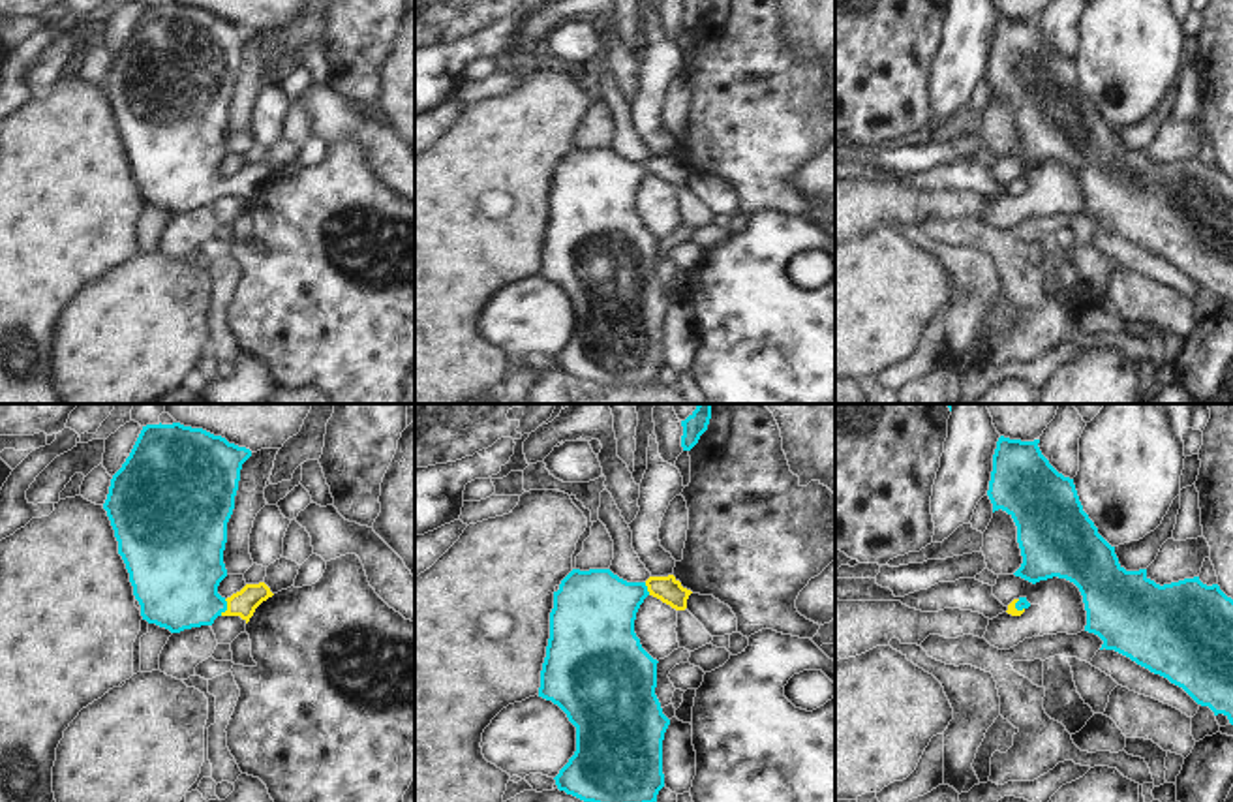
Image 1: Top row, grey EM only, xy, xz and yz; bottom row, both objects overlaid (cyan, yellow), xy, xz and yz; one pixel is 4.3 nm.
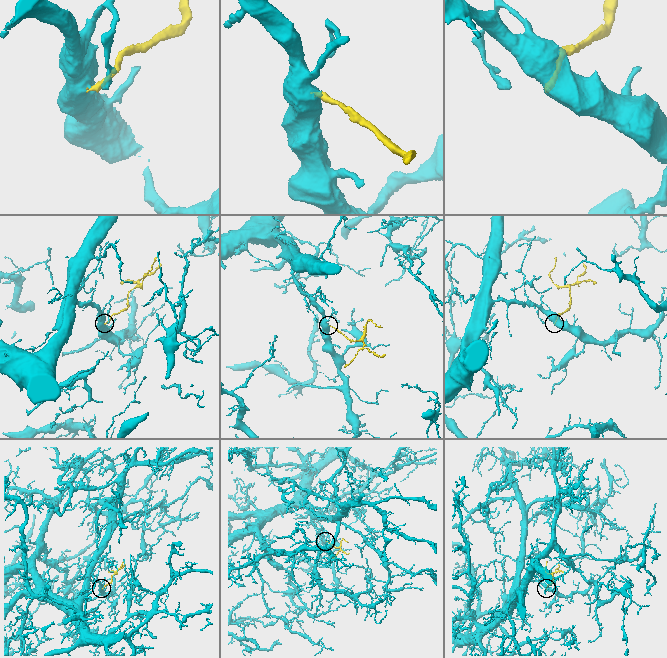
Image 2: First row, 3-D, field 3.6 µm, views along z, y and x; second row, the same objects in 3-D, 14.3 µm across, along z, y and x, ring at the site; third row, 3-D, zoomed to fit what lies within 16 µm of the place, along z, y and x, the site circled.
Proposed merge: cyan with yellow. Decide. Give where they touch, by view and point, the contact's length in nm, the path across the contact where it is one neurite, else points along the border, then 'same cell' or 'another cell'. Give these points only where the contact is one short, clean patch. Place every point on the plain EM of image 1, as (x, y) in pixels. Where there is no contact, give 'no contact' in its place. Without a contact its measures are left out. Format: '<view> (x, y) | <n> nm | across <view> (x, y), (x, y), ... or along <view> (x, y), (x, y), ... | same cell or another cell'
xy (226, 186) | 80 nm | across xy (175, 158), (201, 185), (226, 186), (243, 183) | same cell

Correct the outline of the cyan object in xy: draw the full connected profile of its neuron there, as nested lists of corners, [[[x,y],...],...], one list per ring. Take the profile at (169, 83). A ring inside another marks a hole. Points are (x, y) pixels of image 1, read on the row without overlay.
[[[160,2],[143,6],[129,36],[113,54],[103,88],[141,195],[148,203],[171,212],[212,205],[218,195],[240,195],[248,203],[255,188],[274,175],[265,162],[246,163],[227,178],[218,173],[227,156],[227,101],[235,88],[242,43],[250,36],[250,28],[203,8]]]

